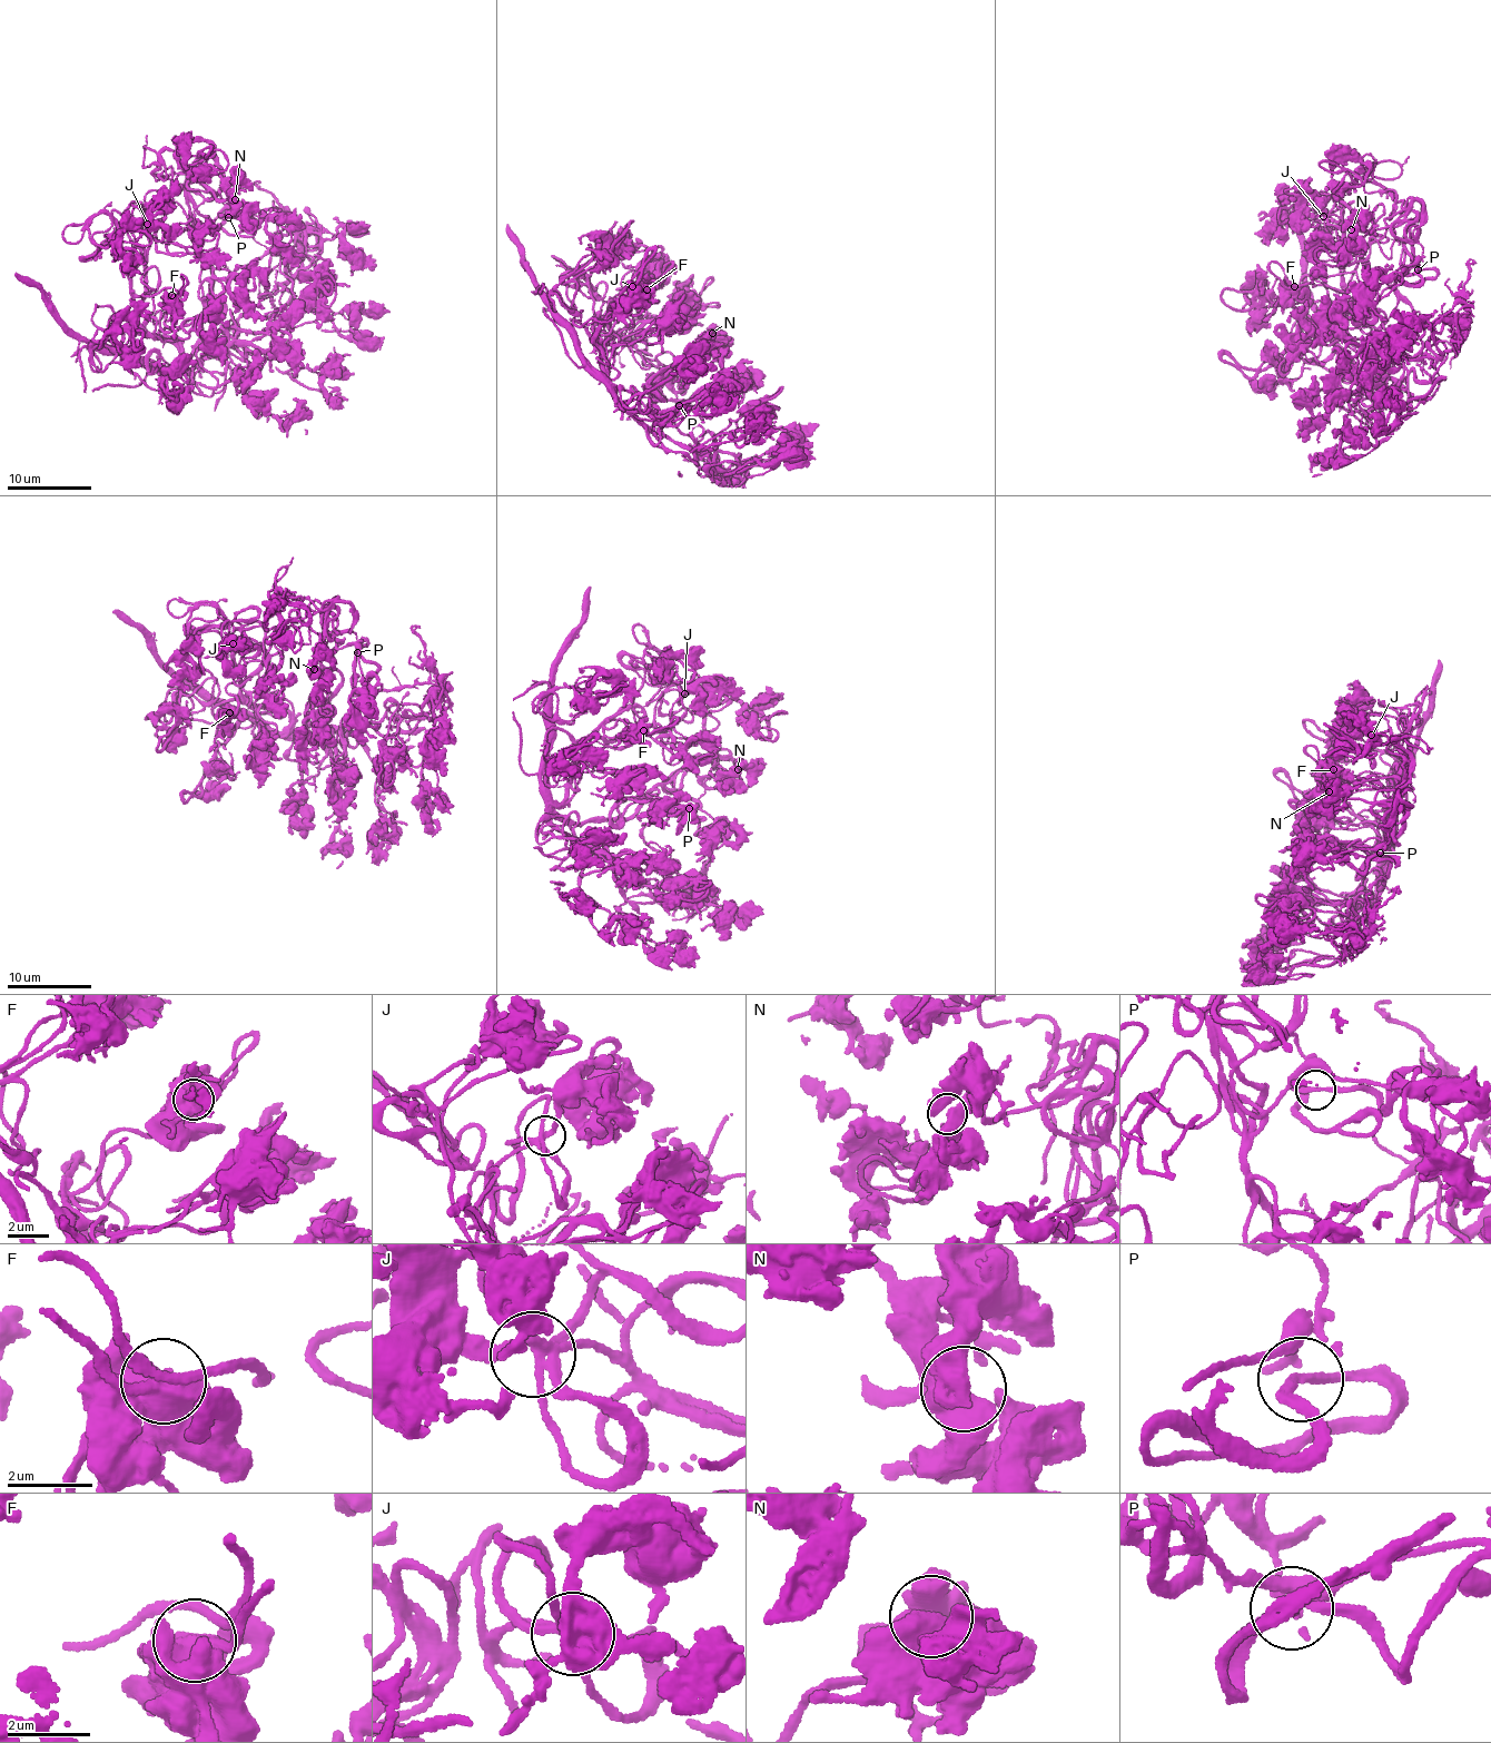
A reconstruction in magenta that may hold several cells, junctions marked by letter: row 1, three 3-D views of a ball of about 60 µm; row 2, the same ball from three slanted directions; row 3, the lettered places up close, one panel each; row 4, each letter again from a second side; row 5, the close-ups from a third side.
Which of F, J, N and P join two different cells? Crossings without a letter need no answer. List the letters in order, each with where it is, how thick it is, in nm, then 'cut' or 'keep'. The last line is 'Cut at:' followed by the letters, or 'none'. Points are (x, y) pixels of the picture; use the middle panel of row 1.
F: (647, 289) | 600 nm | keep
J: (632, 286) | 260 nm | keep
N: (712, 333) | 650 nm | keep
P: (679, 405) | 170 nm | keep
Cut at: none

